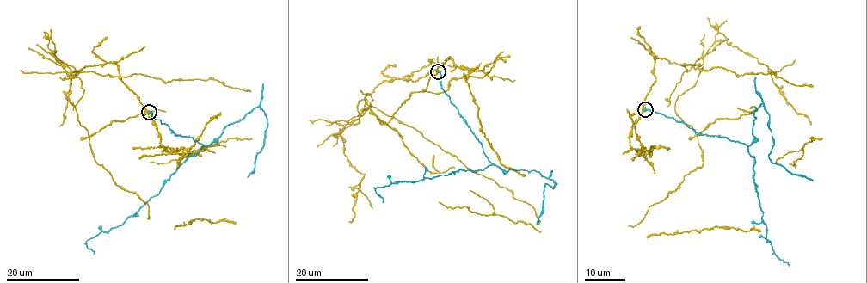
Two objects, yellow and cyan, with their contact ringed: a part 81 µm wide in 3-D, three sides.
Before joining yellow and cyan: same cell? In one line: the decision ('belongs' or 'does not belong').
does not belong

